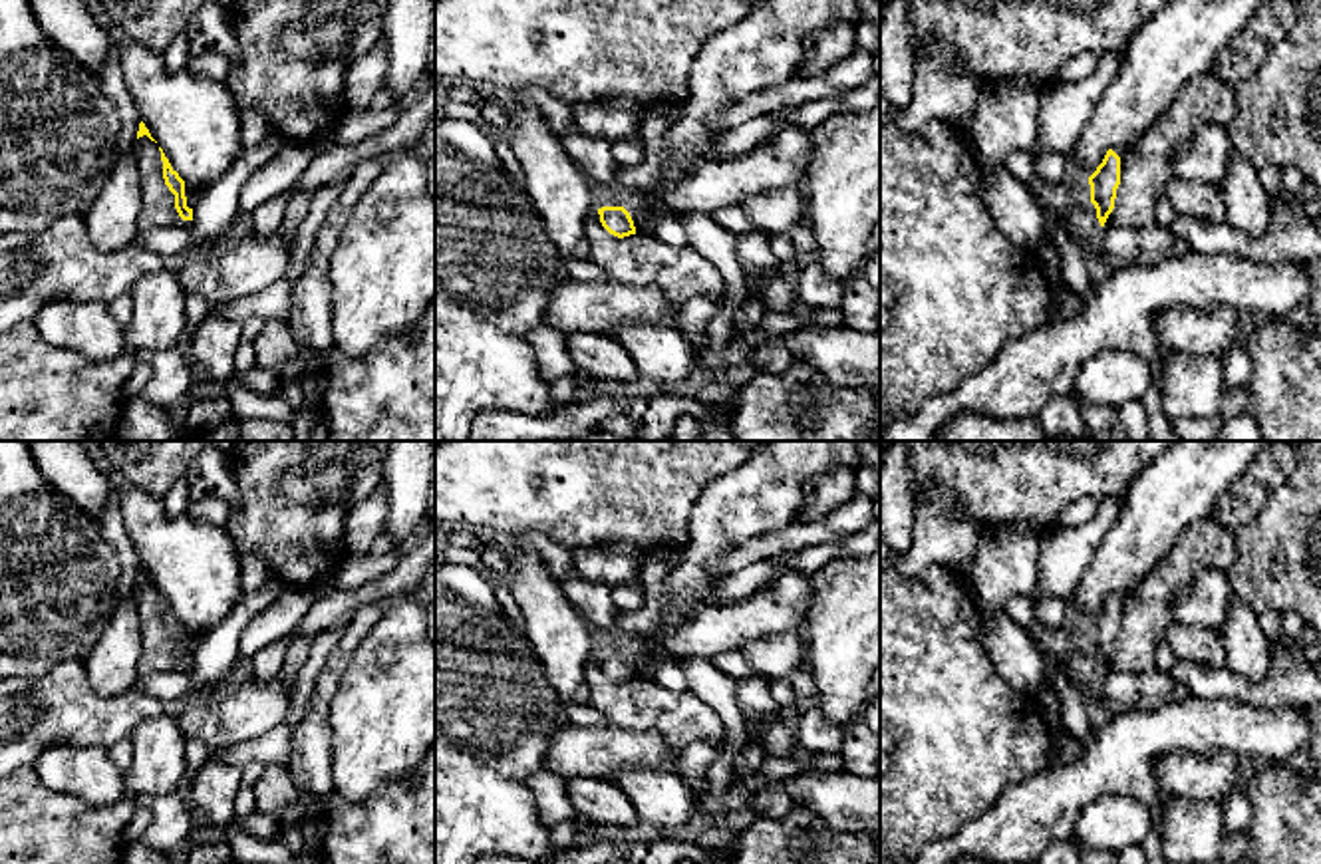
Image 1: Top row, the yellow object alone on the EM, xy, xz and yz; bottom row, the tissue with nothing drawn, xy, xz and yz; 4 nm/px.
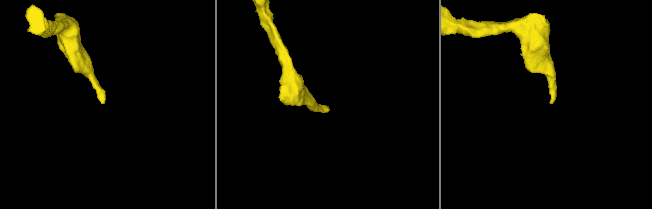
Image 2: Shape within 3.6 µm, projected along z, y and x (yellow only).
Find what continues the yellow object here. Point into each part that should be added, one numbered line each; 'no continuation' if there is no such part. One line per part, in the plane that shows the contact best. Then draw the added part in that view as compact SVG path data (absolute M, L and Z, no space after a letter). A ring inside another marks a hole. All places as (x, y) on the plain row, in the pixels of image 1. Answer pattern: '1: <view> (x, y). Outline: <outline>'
no continuation

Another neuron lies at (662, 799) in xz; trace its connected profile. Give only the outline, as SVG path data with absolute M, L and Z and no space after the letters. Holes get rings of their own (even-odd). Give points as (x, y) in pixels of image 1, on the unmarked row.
M626 767L610 779L632 800L642 822L675 834L697 810L697 794L673 773Z

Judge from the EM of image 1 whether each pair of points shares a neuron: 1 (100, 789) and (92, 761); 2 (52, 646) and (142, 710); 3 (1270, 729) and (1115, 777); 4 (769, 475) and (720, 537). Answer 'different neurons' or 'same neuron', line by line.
1: same neuron
2: different neurons
3: same neuron
4: same neuron

